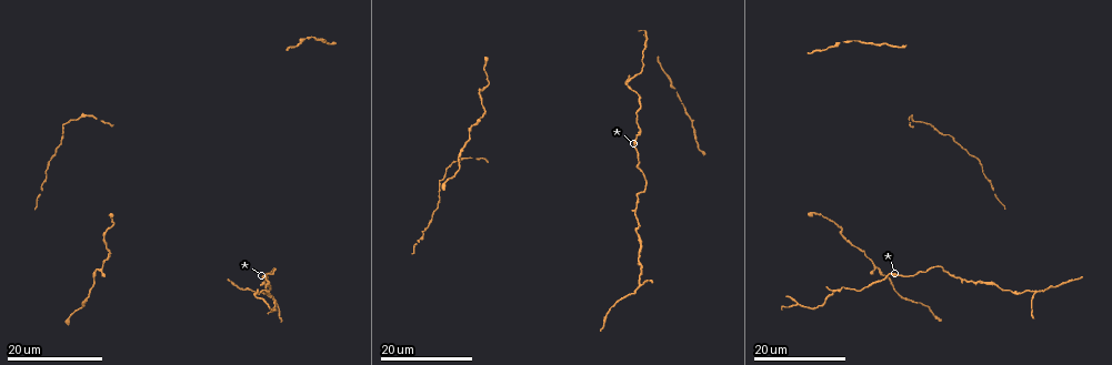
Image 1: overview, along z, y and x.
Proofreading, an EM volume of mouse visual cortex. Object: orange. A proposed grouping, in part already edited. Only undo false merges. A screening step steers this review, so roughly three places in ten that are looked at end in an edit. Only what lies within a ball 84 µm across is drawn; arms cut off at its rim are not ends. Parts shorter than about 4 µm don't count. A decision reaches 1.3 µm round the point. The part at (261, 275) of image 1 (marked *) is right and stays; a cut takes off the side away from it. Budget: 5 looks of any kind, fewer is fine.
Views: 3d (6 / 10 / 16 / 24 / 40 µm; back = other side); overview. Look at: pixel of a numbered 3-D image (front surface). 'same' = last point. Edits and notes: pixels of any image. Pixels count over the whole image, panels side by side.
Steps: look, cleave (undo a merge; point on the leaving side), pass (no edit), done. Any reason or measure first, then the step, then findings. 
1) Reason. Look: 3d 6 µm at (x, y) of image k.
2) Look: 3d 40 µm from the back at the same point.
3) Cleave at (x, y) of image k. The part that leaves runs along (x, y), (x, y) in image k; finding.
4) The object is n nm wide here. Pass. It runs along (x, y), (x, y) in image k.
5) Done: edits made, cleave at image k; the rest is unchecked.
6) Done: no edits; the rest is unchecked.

Look: 3d 24 µm at (253, 293) of image 1.

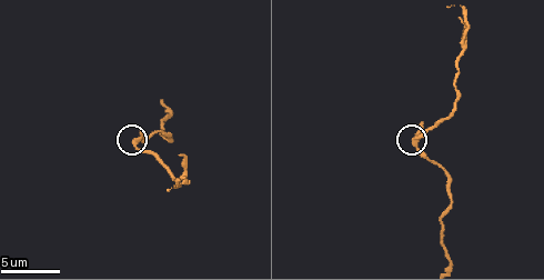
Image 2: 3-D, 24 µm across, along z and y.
Look: 3d 10 µm at (134, 142) of image 2.

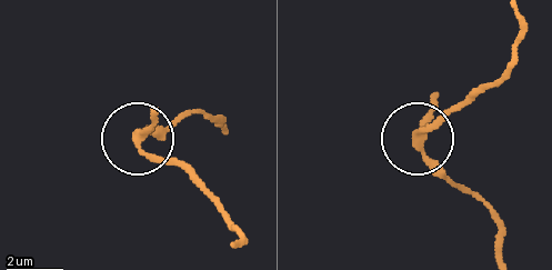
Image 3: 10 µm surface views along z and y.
The side arm is 17 µm long. Pass. It runs along (503, 254), (489, 212), (422, 148), (424, 133), (480, 86) in image 3; one cell here.

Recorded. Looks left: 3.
Three arms meet. Look: 3d 24 µm at (1035, 290) of image 1.

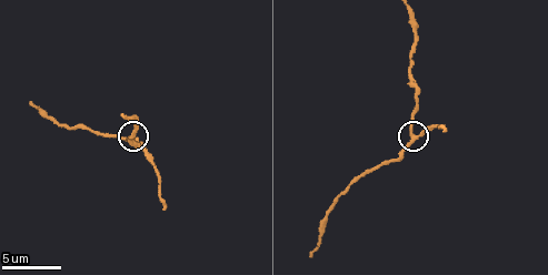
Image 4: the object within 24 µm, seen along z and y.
Look: 3d 6 µm at (416, 138) of image 4.

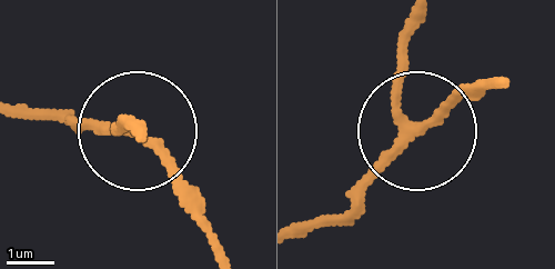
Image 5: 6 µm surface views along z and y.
Pass. It runs along (405, 18), (396, 89), (409, 113), (488, 89) in image 5; all the same cell.

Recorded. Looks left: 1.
Done: no edits; the rest is unchecked.

